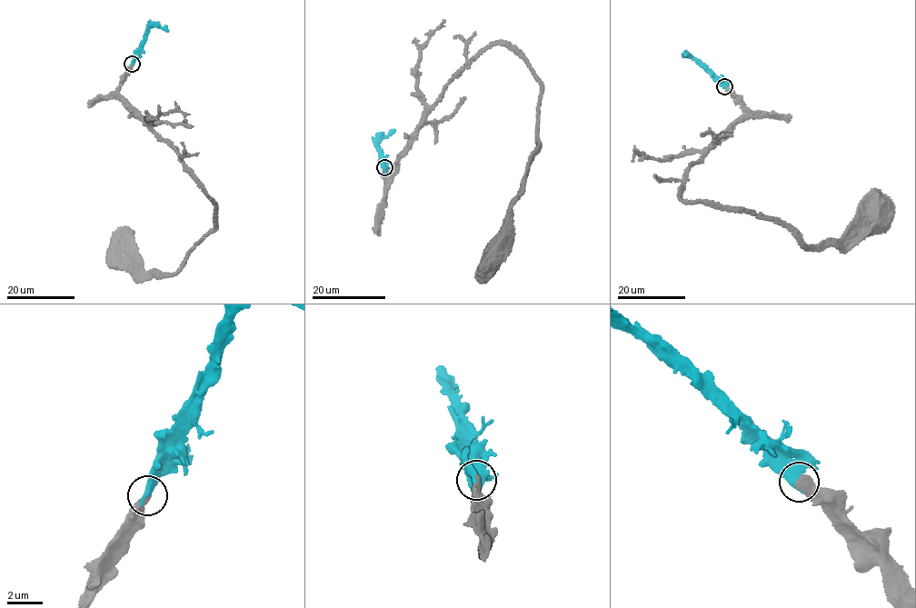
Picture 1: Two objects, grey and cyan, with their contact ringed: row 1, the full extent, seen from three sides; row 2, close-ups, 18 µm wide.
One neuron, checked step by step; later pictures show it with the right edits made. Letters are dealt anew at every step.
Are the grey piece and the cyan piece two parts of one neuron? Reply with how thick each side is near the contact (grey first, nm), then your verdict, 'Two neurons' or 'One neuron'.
Thickness 500 nm (grey) against 500 nm. One neuron

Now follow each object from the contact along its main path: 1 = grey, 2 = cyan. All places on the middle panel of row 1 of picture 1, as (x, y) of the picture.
1: (384, 168), (388, 182), (445, 85), (490, 45), (524, 57), (541, 84), (539, 148), (490, 259)
2: (384, 168), (377, 146), (379, 141), (395, 131)

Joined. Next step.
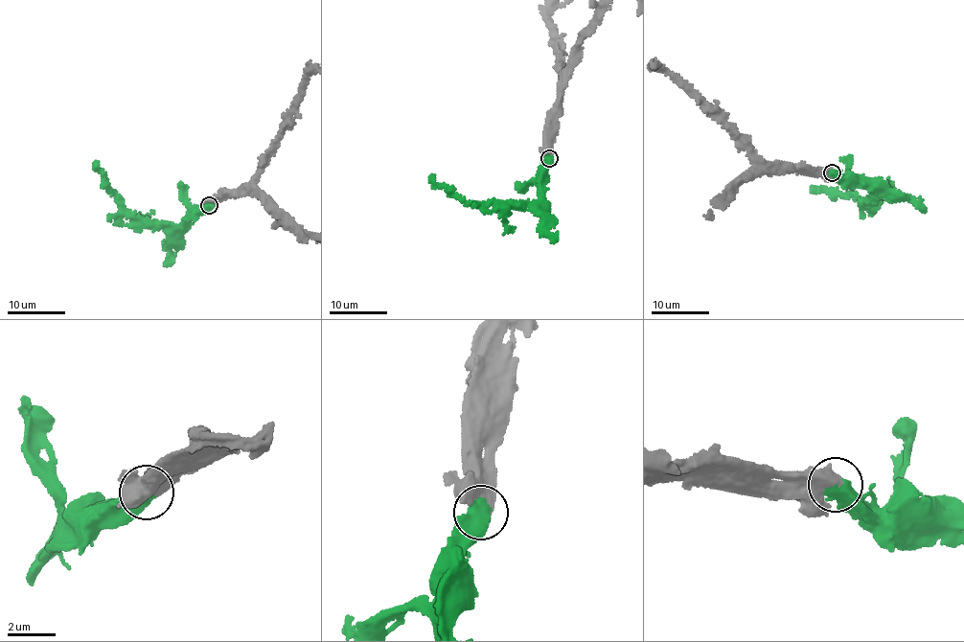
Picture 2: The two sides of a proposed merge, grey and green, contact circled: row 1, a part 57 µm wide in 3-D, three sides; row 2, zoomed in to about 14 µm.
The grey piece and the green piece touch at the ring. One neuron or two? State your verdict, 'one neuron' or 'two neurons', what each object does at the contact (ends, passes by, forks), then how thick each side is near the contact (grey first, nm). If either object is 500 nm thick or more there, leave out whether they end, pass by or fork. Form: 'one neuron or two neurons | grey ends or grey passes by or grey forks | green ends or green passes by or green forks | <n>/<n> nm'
one neuron | 400/750 nm

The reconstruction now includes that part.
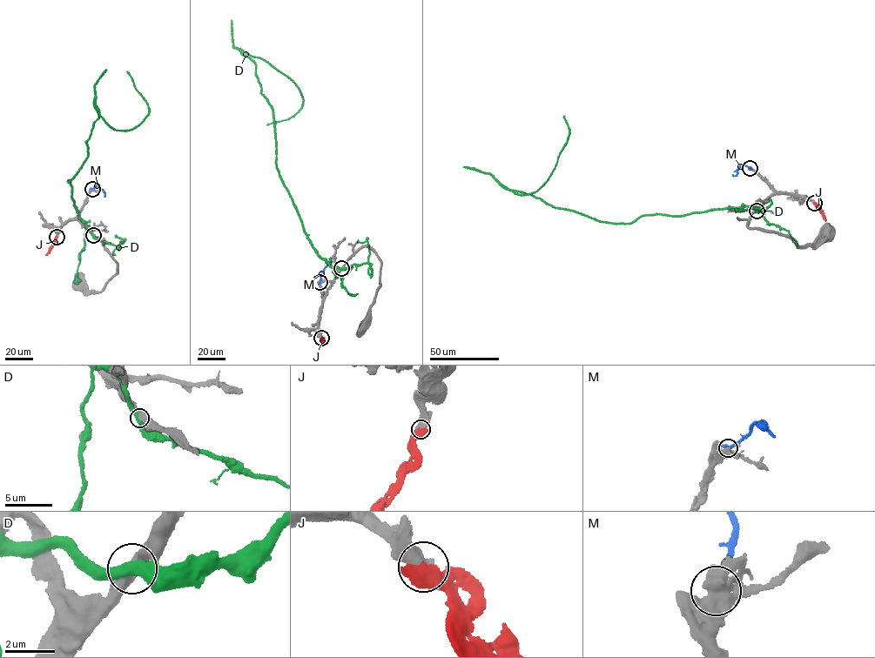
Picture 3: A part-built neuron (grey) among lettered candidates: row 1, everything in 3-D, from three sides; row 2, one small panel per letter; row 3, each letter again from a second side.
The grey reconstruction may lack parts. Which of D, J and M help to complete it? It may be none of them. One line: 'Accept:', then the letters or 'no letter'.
Accept: J

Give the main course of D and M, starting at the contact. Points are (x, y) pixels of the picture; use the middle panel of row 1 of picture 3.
D: (342, 268), (304, 230), (276, 163), (272, 109), (240, 49), (287, 76), (303, 100), (266, 125)
M: (319, 282), (325, 267), (331, 263), (329, 258)

